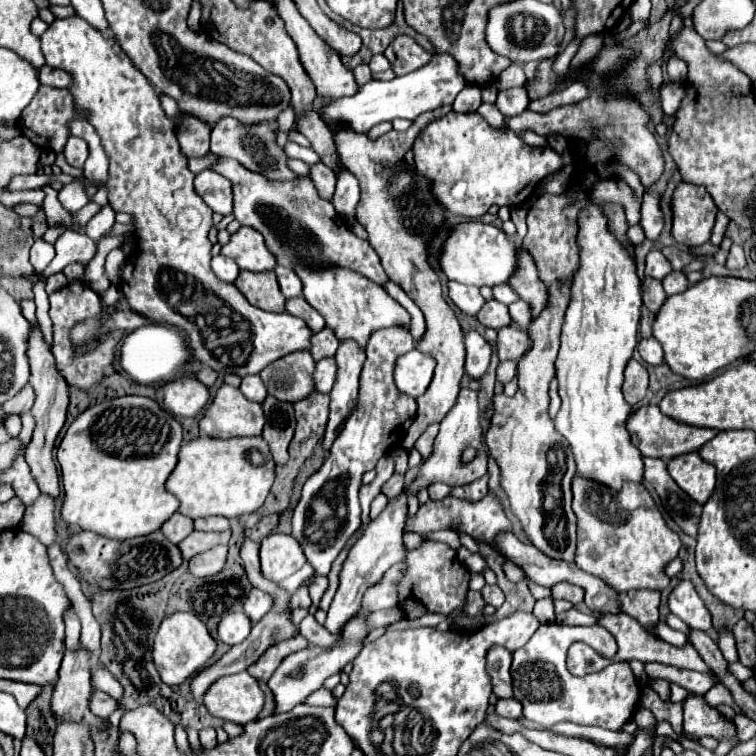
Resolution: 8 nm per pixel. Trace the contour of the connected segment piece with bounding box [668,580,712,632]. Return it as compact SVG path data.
M680 580L678 586L672 590L668 600L670 612L676 614L680 620L684 620L694 630L708 630L712 628L712 618L700 596L696 594L692 582Z

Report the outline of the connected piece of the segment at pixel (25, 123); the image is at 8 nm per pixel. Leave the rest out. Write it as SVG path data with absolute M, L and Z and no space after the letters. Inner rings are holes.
M40 86L38 94L32 98L32 102L22 110L20 114L20 132L30 138L38 148L44 150L54 150L54 152L62 152L66 138L70 136L70 130L66 126L68 120L72 118L82 118L80 114L74 112L74 102L72 96L66 88L50 88L50 86Z

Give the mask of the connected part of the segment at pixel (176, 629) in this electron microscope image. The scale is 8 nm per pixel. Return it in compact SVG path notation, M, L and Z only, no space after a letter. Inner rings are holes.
M174 612L162 620L162 626L158 626L158 634L154 636L152 646L152 662L162 682L168 686L176 686L194 676L200 668L204 668L214 652L216 640L208 634L204 622L190 612Z

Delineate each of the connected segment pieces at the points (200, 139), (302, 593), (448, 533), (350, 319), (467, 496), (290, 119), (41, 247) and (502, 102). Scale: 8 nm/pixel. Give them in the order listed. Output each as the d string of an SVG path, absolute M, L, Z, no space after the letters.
M184 114L184 120L180 126L176 126L178 142L182 152L192 158L192 156L204 156L208 152L208 140L210 140L210 126L204 124L202 120Z
M310 584L303 585L299 588L299 590L293 594L293 596L290 599L290 607L292 610L303 607L303 608L309 608L312 604L308 588L310 588Z
M450 529L440 530L438 532L430 532L424 535L427 540L436 540L448 544L456 552L461 547L458 534Z
M298 264L296 274L302 278L306 302L324 316L326 328L336 334L338 342L354 340L364 348L374 330L382 330L386 326L410 326L410 314L394 298L390 298L380 284L352 270L308 270Z
M486 474L482 480L464 486L462 490L460 490L460 488L452 488L452 492L450 492L448 496L460 498L460 500L466 500L466 502L478 502L478 500L482 500L482 498L488 494L486 484L488 484L488 474Z
M289 106L284 112L282 112L277 119L278 126L279 126L279 132L278 132L278 138L276 139L276 143L283 147L287 139L287 133L292 128L293 123L295 120L295 115L292 106Z
M42 236L36 238L30 248L30 264L34 266L34 270L44 272L44 268L50 264L52 258L54 258L54 246L48 244Z
M524 86L520 88L508 88L508 90L500 90L498 98L496 98L496 108L504 114L520 114L524 112L528 106L528 92Z

